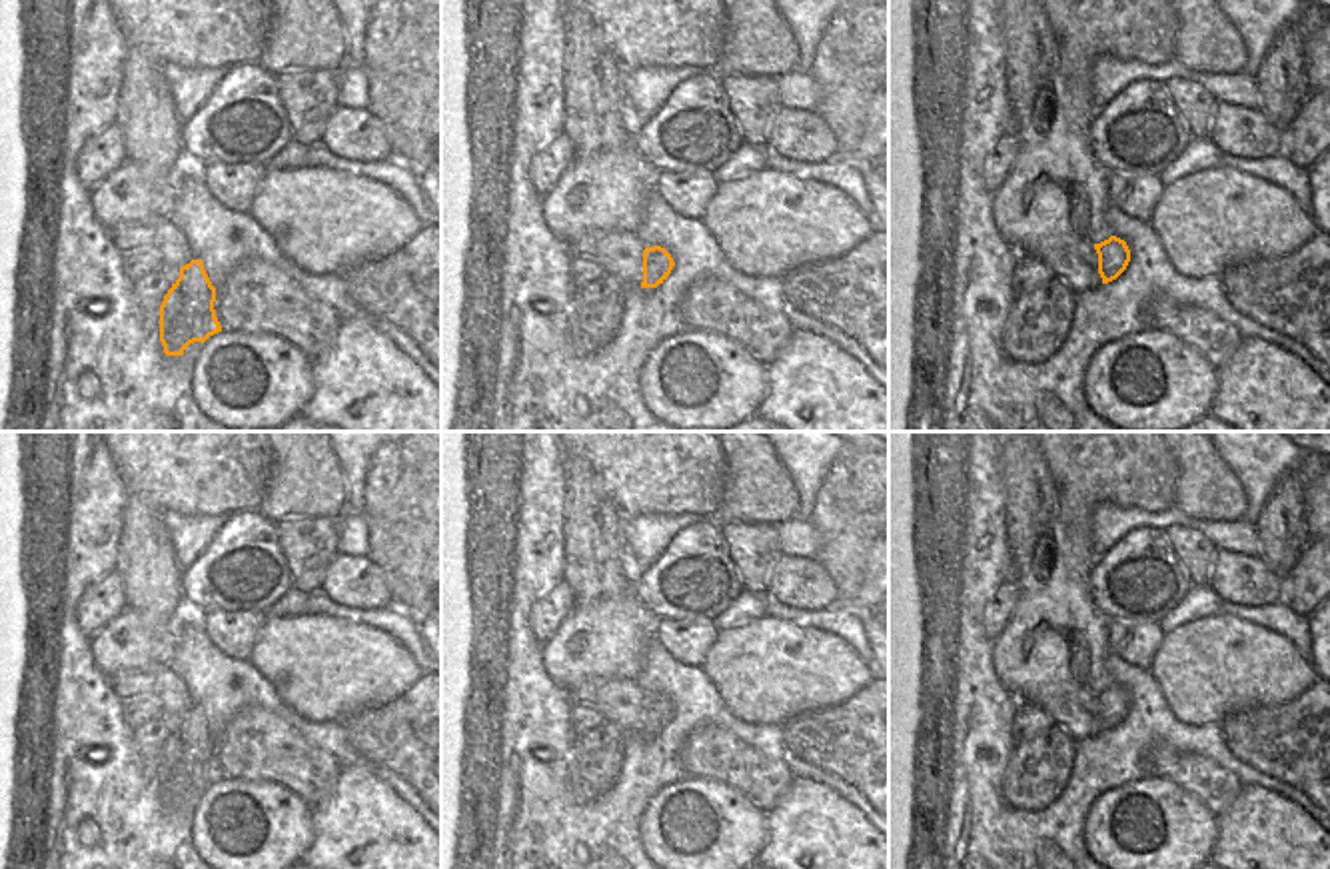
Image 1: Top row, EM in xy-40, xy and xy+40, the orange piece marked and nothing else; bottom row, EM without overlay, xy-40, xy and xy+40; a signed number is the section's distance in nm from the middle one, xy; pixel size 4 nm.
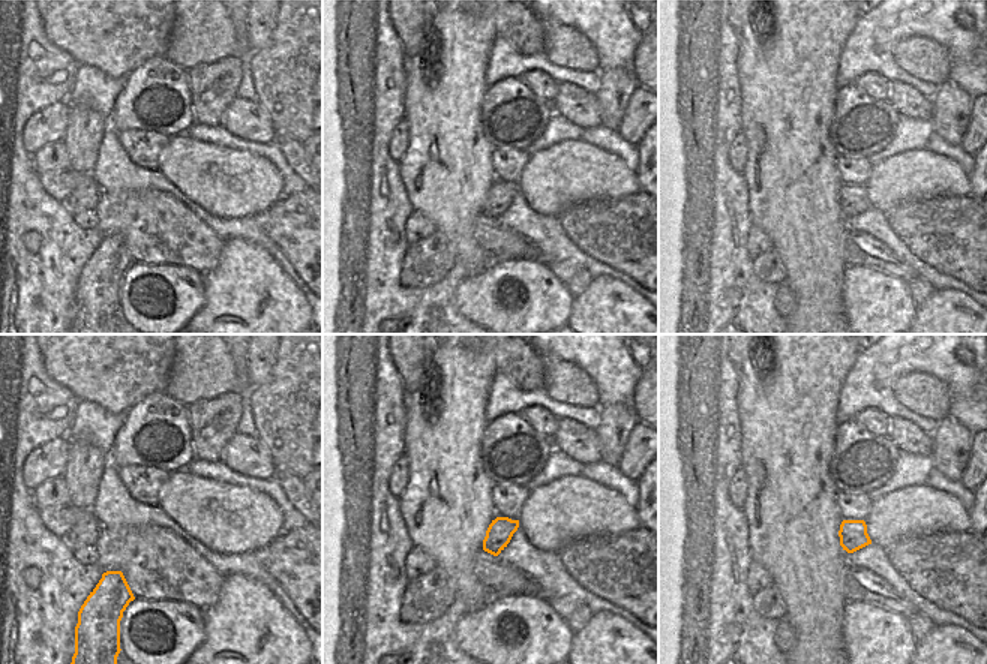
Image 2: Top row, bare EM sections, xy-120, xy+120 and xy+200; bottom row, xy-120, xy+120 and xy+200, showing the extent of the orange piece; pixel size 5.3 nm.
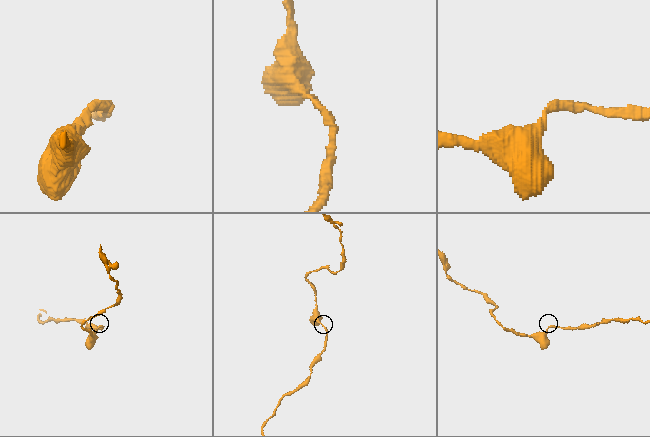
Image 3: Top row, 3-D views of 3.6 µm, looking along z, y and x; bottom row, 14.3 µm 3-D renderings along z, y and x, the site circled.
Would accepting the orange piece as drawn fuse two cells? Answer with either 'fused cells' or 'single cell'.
single cell

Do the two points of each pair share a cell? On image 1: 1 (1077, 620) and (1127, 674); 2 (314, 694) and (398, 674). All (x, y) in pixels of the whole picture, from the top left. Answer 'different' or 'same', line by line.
1: different
2: same

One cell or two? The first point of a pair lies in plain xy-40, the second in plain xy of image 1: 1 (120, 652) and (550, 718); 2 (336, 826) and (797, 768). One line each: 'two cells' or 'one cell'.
1: two cells
2: two cells

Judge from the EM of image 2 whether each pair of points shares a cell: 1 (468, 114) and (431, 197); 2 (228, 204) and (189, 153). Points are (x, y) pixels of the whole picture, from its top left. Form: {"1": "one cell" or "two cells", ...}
{"1": "one cell", "2": "one cell"}

